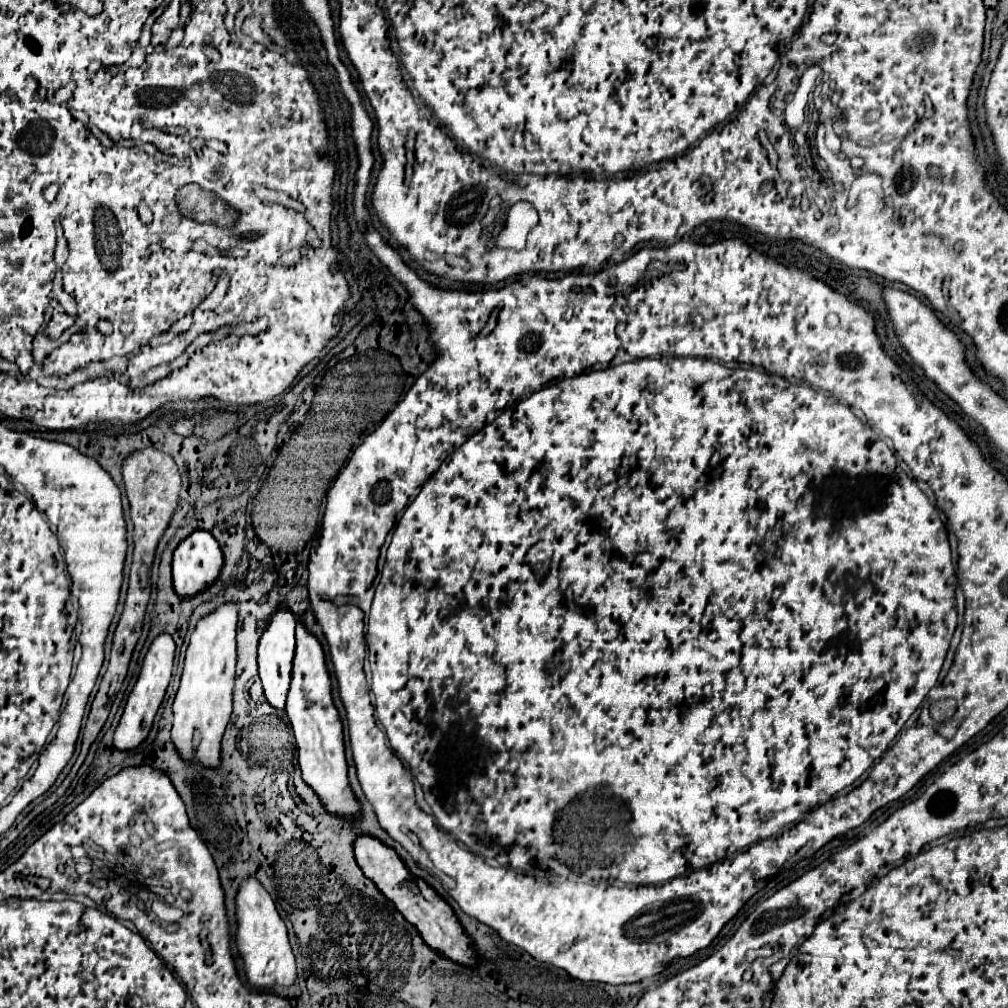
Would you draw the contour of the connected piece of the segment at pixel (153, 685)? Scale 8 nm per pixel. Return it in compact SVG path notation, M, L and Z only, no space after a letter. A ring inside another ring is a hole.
M159 634L147 656L145 656L145 662L141 666L141 674L139 674L139 680L133 688L133 692L129 694L127 698L127 704L125 704L125 710L123 710L123 716L121 716L121 722L115 730L115 748L117 750L133 750L137 748L139 744L143 744L149 736L149 730L153 726L153 720L155 720L155 714L163 702L163 696L165 696L165 690L169 686L169 680L171 680L171 670L173 670L173 654L175 654L175 642L169 634Z

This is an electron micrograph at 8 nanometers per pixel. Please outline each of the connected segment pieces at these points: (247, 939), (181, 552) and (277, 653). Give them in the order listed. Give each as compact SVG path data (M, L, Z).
M253 878L243 880L237 892L237 946L245 962L247 980L251 986L261 990L273 990L277 986L291 986L297 980L295 956L289 946L287 928L281 920L271 896L267 890Z
M195 530L187 536L173 554L173 588L179 598L191 598L215 584L223 568L223 552L217 540L207 530Z
M281 608L273 614L259 642L259 678L263 684L263 694L267 702L277 710L285 710L285 702L287 702L287 690L291 682L291 668L295 656L295 624L297 624L295 616L289 610Z

